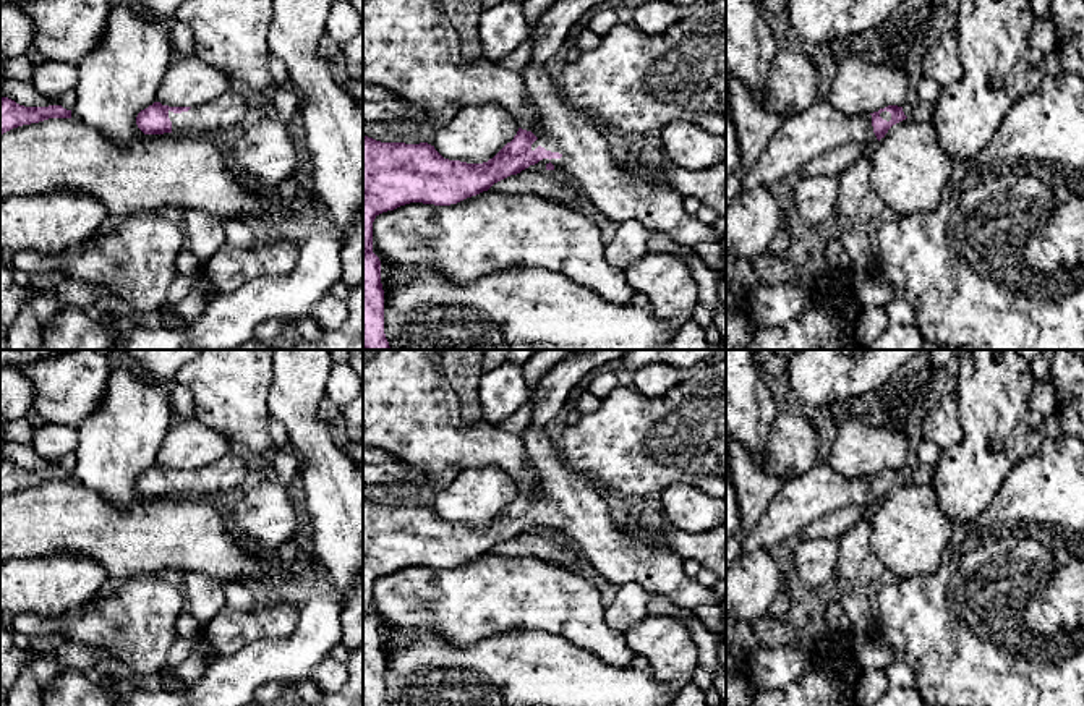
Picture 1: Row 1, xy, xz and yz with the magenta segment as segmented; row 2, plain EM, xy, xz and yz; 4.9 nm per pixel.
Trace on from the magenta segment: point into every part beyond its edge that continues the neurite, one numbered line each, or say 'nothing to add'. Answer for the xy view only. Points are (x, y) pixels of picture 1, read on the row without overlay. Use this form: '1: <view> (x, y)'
1: xy (224, 475)

